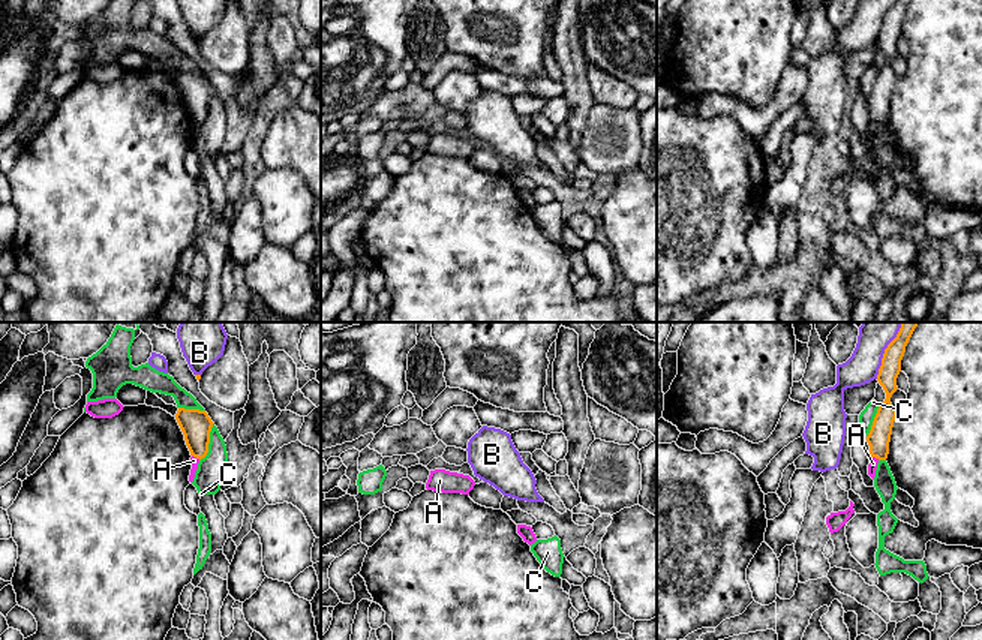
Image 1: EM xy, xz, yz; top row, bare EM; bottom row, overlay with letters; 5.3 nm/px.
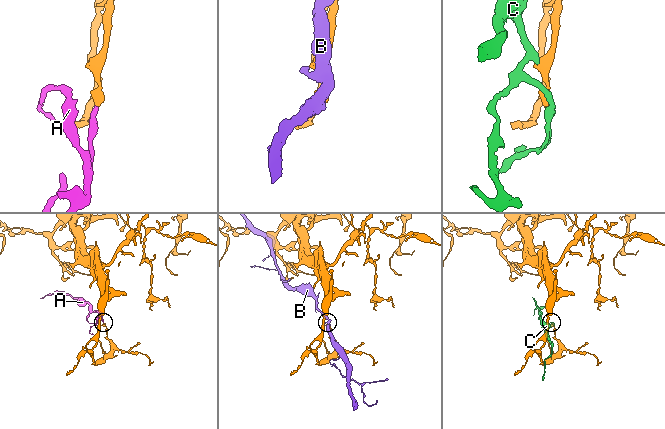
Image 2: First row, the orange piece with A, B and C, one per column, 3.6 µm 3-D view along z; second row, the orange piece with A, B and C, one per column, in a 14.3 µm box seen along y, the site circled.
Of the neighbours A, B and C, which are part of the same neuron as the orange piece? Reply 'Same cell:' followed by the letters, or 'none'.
Same cell: none

